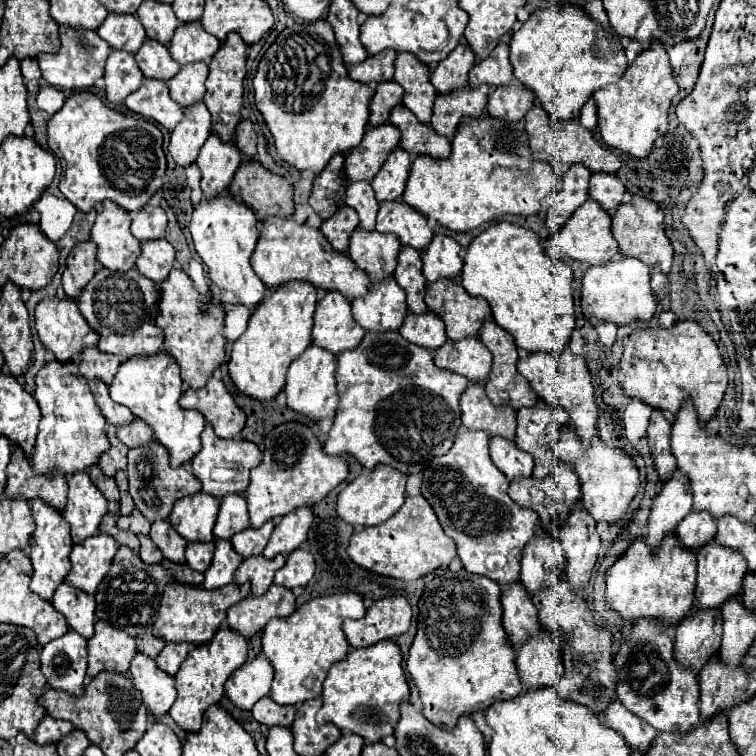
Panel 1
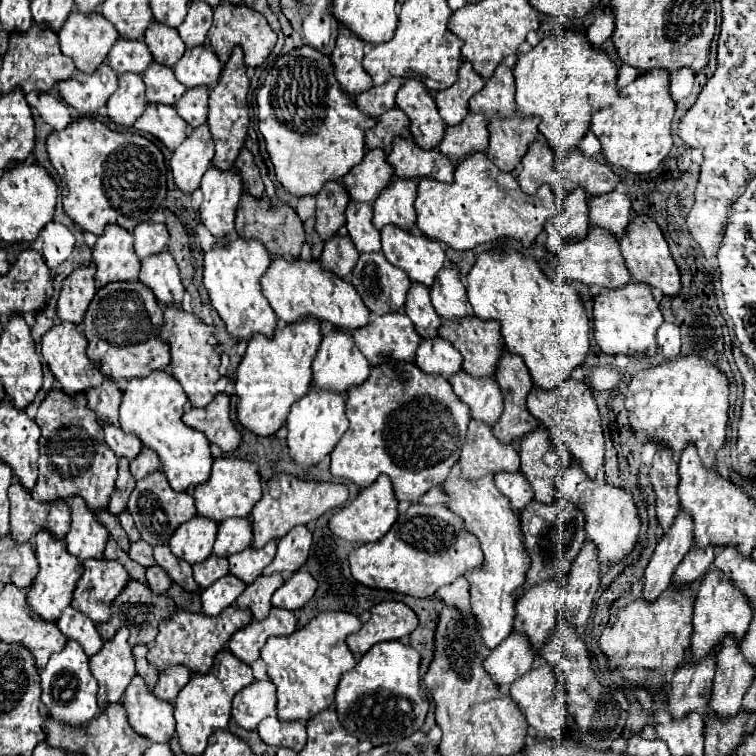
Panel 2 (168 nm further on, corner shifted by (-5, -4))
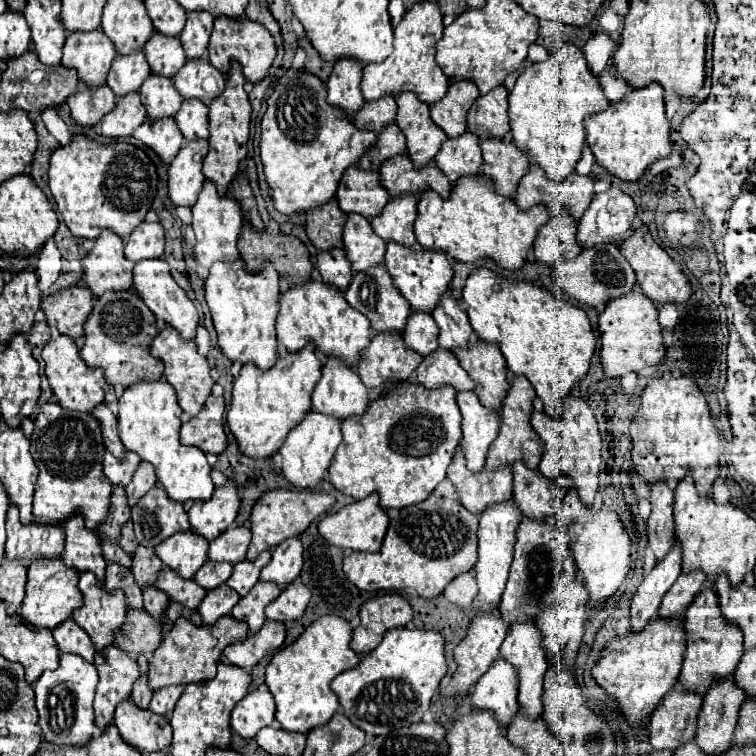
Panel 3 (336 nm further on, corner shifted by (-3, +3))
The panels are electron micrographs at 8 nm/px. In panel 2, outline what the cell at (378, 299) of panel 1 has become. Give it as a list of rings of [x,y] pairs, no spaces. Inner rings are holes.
[[[404,312],[376,316],[372,322],[352,334],[356,346],[370,366],[380,366],[384,358],[394,362],[414,362],[422,338]]]

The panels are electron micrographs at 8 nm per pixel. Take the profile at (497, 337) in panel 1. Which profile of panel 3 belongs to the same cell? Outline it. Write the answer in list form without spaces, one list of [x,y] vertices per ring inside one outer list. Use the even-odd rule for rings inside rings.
[[[512,377],[510,379],[510,389],[508,389],[504,403],[502,403],[500,433],[494,439],[494,443],[490,445],[488,457],[486,457],[488,469],[494,469],[498,465],[512,465],[518,459],[522,459],[532,469],[538,469],[538,463],[540,463],[540,457],[542,457],[542,445],[540,445],[538,433],[530,425],[530,413],[532,413],[534,399],[536,399],[534,387],[530,385],[530,381],[526,377]]]

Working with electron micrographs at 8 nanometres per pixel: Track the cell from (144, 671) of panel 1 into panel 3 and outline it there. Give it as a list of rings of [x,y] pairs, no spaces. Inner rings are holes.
[[[130,697],[118,703],[114,725],[126,743],[138,747],[144,755],[148,751],[164,751],[172,741],[172,727],[166,715],[138,707]]]

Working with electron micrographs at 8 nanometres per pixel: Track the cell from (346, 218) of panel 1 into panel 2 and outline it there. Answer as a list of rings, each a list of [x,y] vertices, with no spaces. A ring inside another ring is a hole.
[[[338,234],[324,244],[320,264],[322,264],[322,268],[336,274],[338,278],[346,278],[352,272],[352,268],[356,266],[358,258],[360,258],[360,254],[354,248],[352,240],[348,236]]]

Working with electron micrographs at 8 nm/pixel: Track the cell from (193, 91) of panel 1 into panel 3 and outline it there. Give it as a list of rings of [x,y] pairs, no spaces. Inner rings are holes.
[[[184,99],[174,119],[188,141],[208,137],[208,107],[200,99]]]

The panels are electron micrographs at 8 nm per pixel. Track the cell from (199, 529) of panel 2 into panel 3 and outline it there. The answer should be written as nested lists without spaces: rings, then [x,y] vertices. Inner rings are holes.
[[[192,529],[178,531],[156,547],[156,555],[164,565],[176,569],[184,579],[194,577],[194,573],[204,565],[208,551],[208,539],[196,535]]]

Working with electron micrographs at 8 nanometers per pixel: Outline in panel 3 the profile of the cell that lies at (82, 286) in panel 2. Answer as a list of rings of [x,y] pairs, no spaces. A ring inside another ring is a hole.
[[[70,285],[56,295],[42,299],[42,311],[50,327],[72,339],[84,333],[84,323],[92,311],[92,291],[86,285]]]

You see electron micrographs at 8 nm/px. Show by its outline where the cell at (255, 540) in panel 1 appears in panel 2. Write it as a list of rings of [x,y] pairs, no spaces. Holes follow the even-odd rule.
[[[272,540],[270,544],[266,544],[260,550],[246,548],[244,552],[238,552],[238,554],[228,558],[230,574],[236,576],[238,580],[242,580],[248,586],[274,560],[274,554],[276,554],[276,540]]]

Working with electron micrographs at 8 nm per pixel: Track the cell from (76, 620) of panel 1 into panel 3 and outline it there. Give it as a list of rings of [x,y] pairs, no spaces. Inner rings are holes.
[[[68,617],[64,623],[60,623],[60,627],[56,627],[52,633],[54,633],[54,639],[56,639],[60,651],[78,653],[80,657],[84,657],[86,661],[92,663],[94,653],[96,653],[94,643],[88,639],[88,633],[82,631],[82,627],[78,623],[74,623],[72,617]]]

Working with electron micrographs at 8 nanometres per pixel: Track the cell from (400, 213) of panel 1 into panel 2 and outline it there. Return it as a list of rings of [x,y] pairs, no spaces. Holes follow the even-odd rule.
[[[398,226],[382,228],[382,252],[390,264],[402,268],[410,282],[432,288],[440,268],[446,262],[442,246],[424,234],[410,234],[398,230]]]

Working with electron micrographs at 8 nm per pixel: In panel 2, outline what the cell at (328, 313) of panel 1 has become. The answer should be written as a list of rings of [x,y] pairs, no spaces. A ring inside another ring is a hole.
[[[340,330],[322,338],[312,370],[318,388],[338,394],[346,394],[370,376],[370,366],[364,354],[356,348],[352,336]]]

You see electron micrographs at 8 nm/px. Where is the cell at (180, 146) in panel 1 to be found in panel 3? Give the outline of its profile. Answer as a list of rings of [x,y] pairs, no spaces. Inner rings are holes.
[[[194,139],[184,143],[168,169],[168,195],[174,205],[192,207],[198,199],[200,187],[206,181],[202,161],[208,155],[208,139]]]

